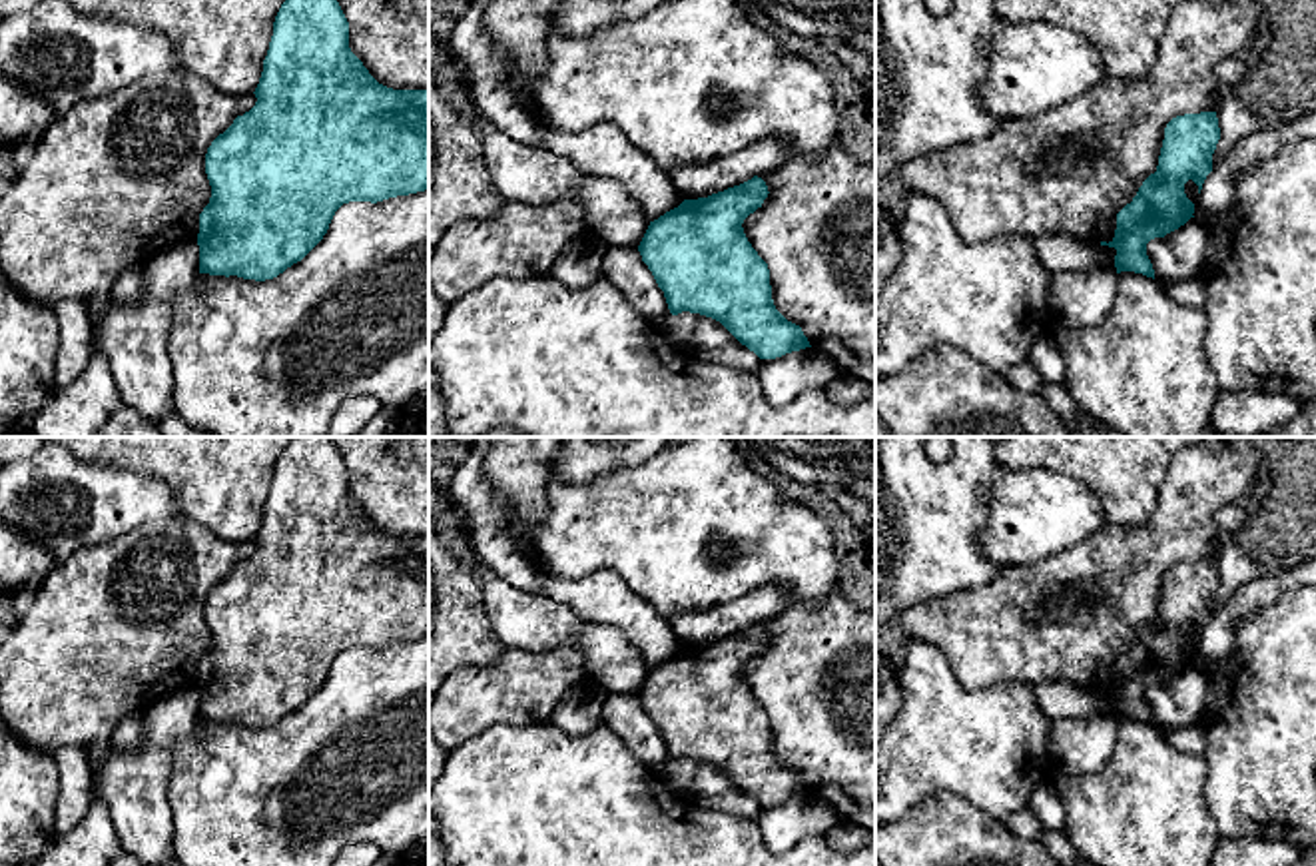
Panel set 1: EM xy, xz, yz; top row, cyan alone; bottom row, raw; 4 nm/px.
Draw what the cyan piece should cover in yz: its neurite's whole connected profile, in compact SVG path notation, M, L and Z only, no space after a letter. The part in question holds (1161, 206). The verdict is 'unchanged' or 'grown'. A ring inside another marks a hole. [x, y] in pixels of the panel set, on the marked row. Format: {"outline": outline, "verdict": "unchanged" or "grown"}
{"outline": "M1216 112L1184 114L1166 124L1156 172L1143 182L1133 202L1117 214L1115 237L1109 243L1101 241L1101 245L1117 249L1117 273L1135 271L1154 279L1147 243L1154 237L1164 237L1194 217L1194 204L1186 198L1184 184L1192 180L1200 194L1206 176L1212 172L1212 154L1218 140Z", "verdict": "unchanged"}

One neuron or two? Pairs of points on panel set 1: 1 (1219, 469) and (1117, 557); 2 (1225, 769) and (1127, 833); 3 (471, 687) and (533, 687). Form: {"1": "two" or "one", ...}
{"1": "one", "2": "two", "3": "one"}

